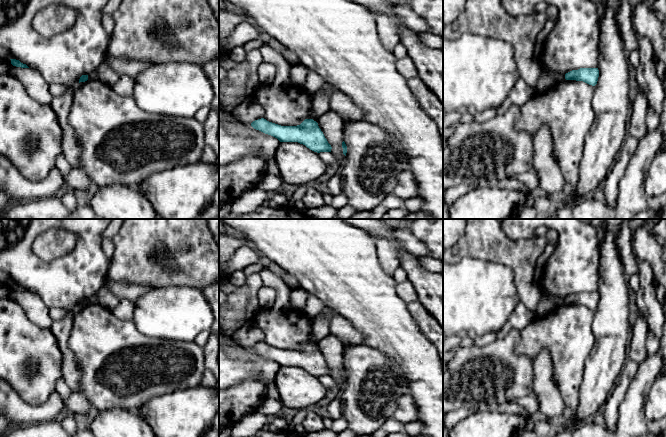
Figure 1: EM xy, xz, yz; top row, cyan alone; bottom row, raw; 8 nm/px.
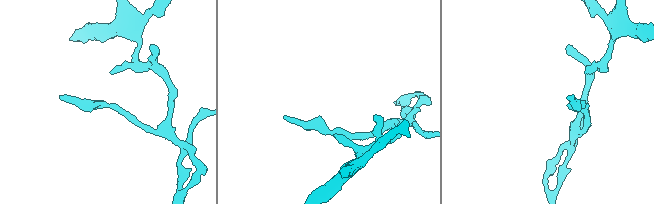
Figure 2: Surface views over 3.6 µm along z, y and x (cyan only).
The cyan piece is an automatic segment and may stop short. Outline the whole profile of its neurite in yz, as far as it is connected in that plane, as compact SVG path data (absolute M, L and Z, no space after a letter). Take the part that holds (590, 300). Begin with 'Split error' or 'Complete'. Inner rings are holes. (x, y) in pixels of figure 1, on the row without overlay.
Complete. M580 292L572 294L565 298L566 304L583 305L589 309L595 310L599 301L598 292Z

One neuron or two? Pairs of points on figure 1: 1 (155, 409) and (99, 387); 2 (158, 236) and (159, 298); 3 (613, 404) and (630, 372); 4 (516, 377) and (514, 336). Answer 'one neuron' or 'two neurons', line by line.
1: two neurons
2: two neurons
3: one neuron
4: one neuron

